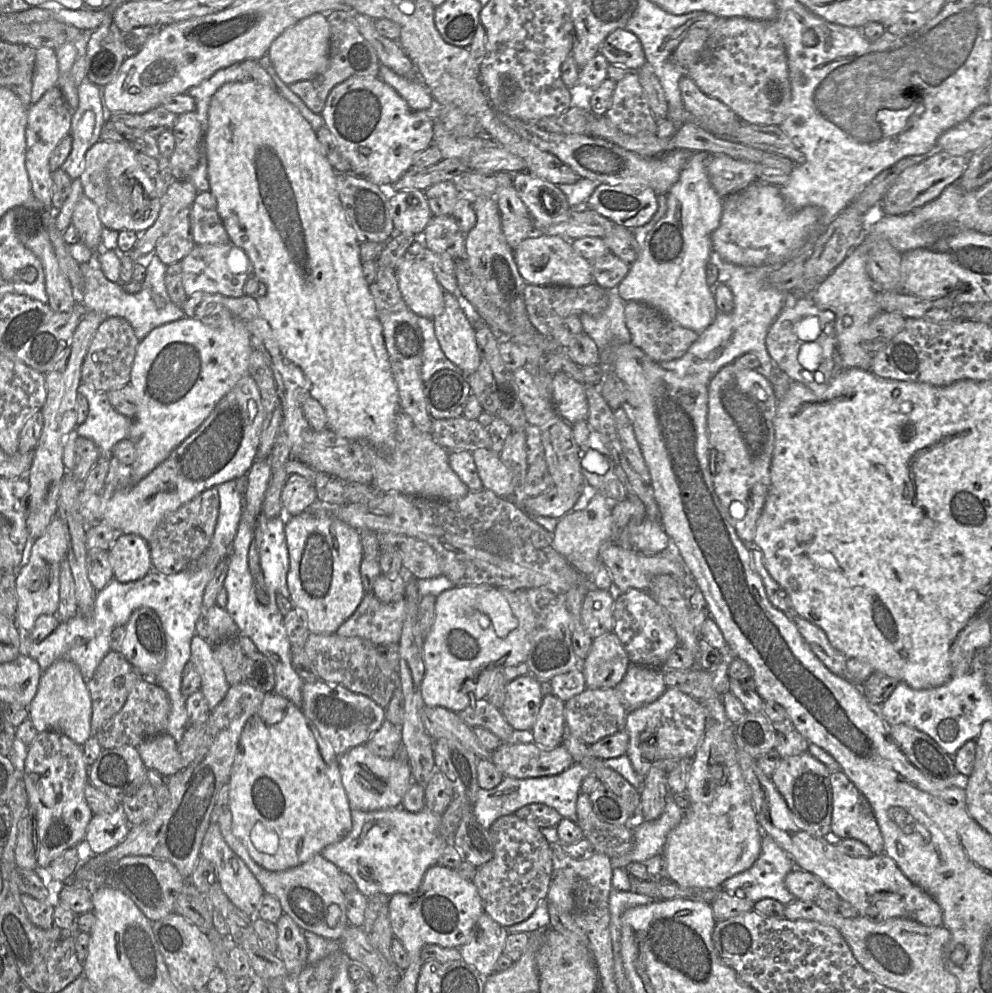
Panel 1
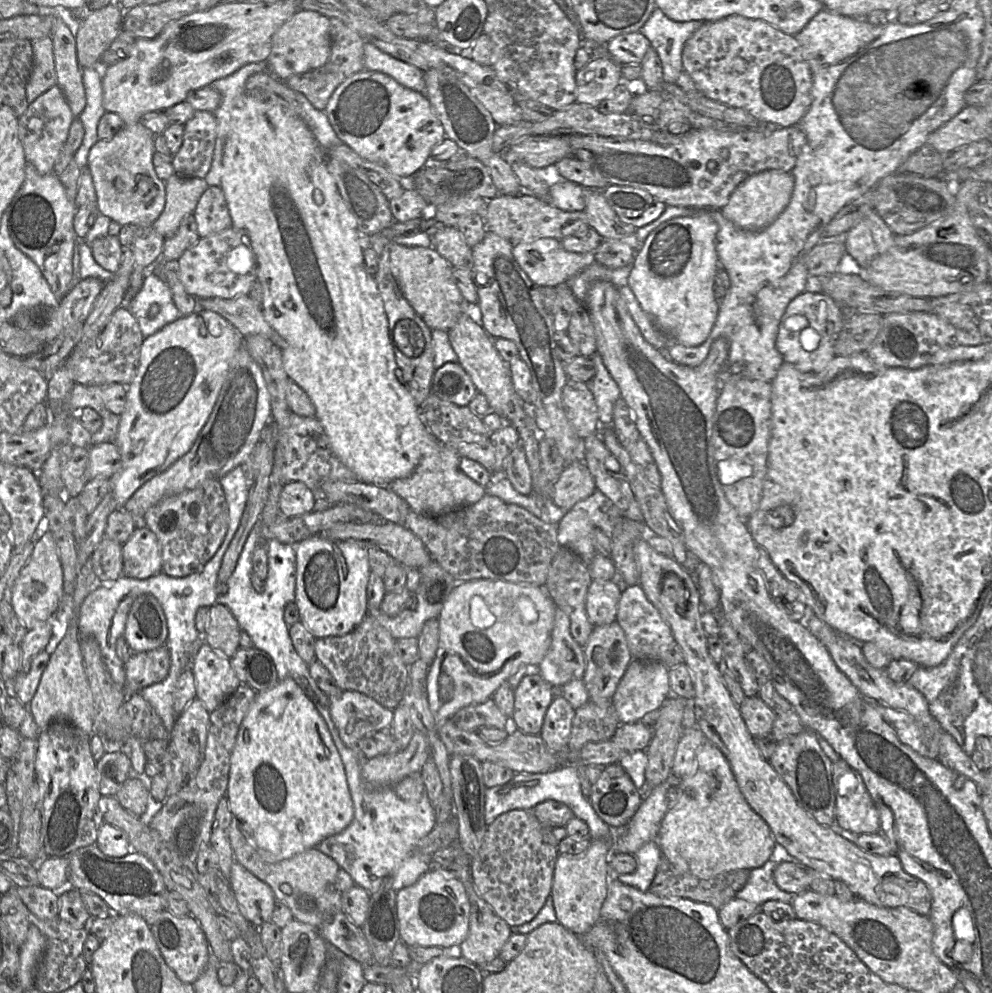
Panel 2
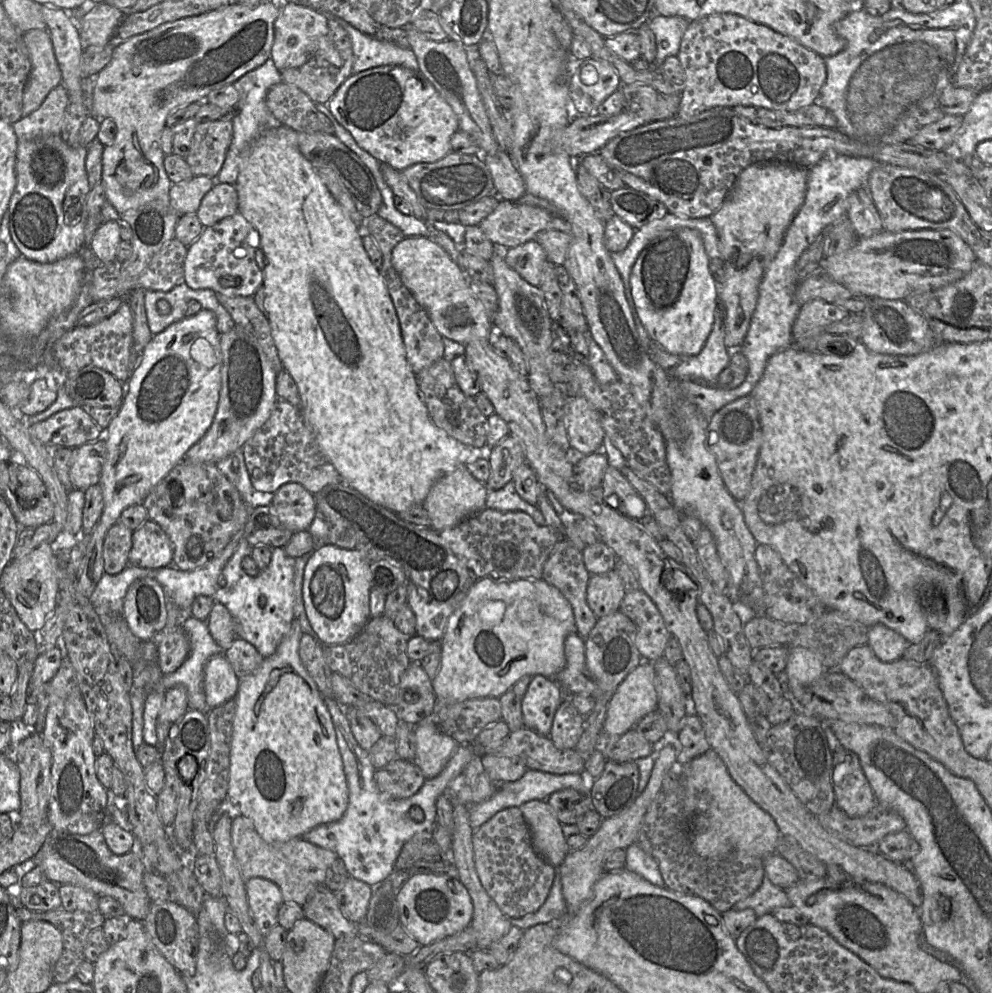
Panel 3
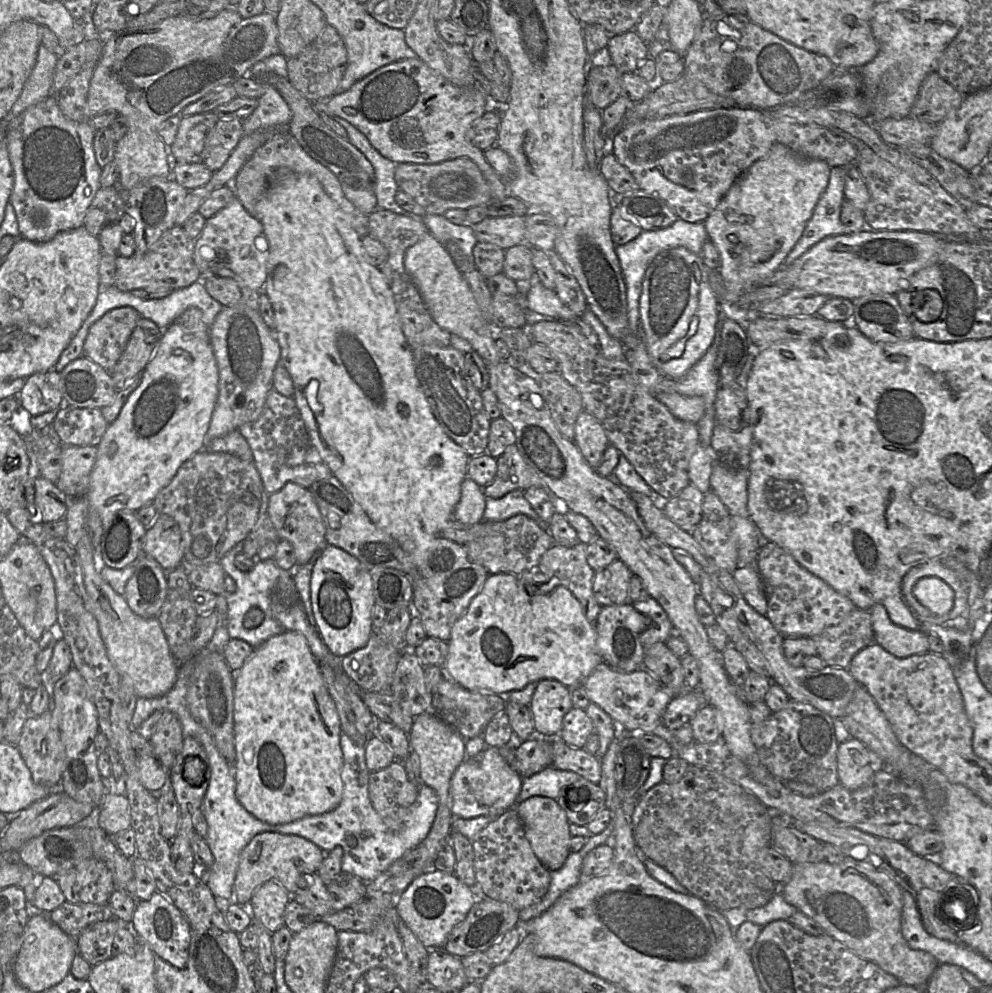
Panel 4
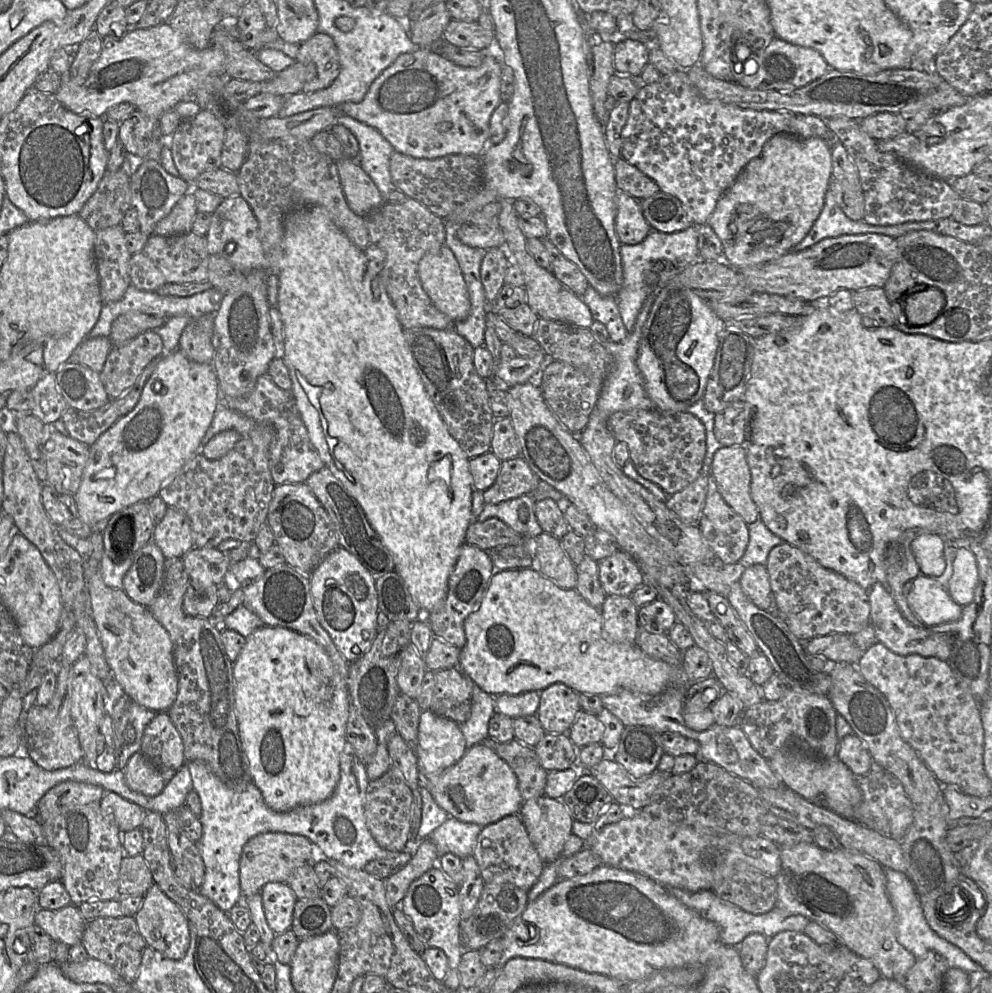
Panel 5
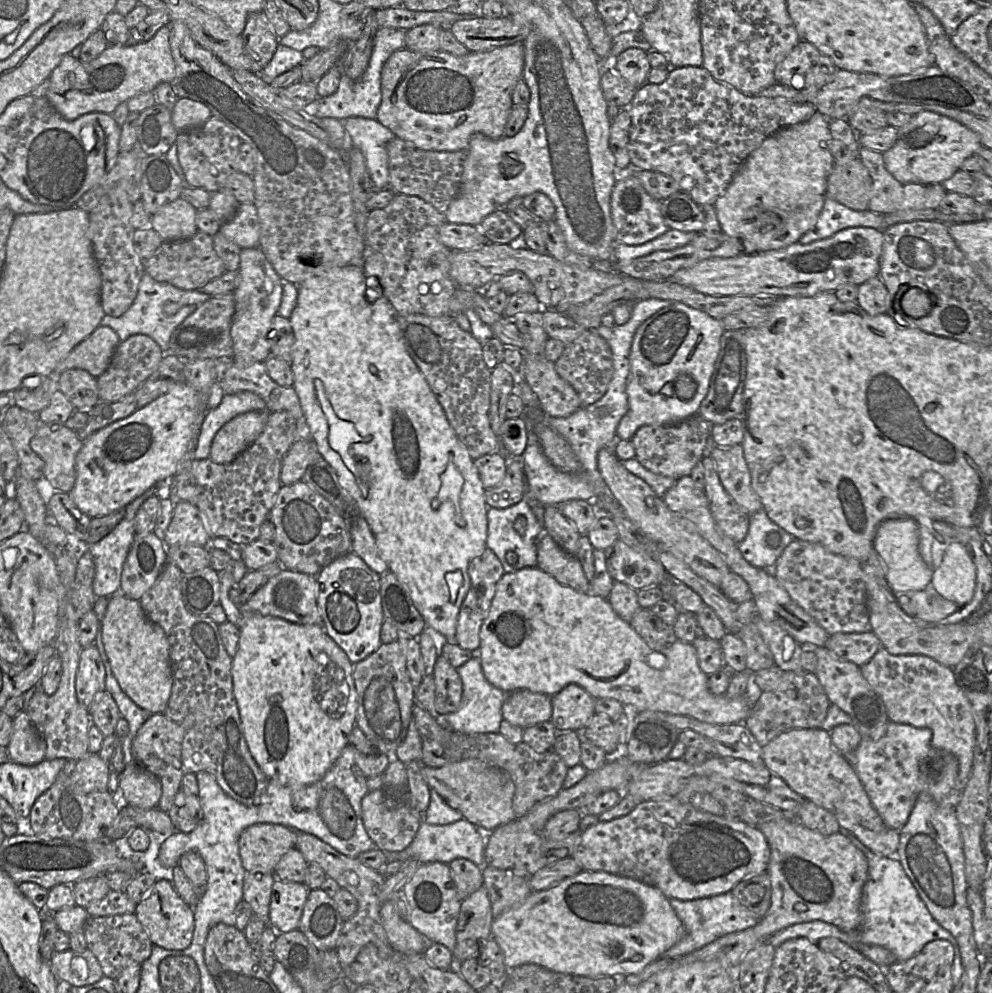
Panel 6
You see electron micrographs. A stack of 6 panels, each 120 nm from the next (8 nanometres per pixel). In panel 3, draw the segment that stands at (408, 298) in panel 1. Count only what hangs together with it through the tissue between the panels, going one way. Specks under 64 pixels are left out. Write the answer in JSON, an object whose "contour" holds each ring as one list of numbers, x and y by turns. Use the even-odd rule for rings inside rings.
{"contour":[[422,236,404,238,392,251,392,265,442,337,462,345,472,340,492,343,496,331,482,303,472,292,469,278,437,243]]}

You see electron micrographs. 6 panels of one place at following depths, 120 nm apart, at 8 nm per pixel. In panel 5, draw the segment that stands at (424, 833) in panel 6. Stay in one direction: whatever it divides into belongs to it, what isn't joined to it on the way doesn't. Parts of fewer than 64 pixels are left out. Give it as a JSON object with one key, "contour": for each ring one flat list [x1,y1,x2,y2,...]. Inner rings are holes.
{"contour":[[449,817,428,837,436,847,438,860,451,853,460,859,473,855,482,827,474,823,461,822]]}

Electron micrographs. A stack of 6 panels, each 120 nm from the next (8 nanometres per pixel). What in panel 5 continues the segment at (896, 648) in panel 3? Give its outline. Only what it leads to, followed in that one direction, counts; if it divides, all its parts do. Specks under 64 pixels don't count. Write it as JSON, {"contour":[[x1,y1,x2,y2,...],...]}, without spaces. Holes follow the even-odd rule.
{"contour":[[877,582,868,590,870,604,870,624,873,626,876,640,890,651,899,655,919,654,924,657,936,657,948,660,953,646,950,634,941,634,908,622,899,610,889,590]]}

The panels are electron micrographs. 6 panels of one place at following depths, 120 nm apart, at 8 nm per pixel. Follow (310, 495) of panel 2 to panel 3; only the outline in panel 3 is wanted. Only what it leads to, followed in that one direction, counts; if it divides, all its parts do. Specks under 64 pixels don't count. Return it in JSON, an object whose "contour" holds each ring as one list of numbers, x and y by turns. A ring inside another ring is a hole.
{"contour":[[299,483,282,485,268,498,268,503,280,522,293,533,308,530,316,516,314,495]]}

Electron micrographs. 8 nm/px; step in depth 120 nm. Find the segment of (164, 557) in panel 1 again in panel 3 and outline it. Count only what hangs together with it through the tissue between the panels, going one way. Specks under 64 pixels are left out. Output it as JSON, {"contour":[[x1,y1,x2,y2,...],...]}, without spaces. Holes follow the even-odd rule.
{"contour":[[180,462,147,494,142,504,148,519,157,523,171,541,172,565,183,571,194,570,218,557,232,537,243,531,251,511,213,462]]}

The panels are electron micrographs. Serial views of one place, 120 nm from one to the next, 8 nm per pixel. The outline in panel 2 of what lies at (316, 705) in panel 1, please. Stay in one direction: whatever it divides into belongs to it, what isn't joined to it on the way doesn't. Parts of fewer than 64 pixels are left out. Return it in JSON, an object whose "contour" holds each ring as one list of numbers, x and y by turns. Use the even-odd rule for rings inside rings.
{"contour":[[351,690,330,698,330,713,342,741,350,748,357,748,367,734,389,730,393,721,392,709,361,692]]}

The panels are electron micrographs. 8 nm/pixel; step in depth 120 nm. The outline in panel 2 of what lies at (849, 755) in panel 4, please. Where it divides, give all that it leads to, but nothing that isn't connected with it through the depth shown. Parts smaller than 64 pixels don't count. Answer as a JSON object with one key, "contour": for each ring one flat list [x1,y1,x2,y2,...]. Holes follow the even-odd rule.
{"contour":[[841,758,833,763,833,784,836,790,835,825,855,835,878,833,880,832,879,813,860,774,855,773,856,784,854,786,839,788,840,777,852,771,854,770]]}

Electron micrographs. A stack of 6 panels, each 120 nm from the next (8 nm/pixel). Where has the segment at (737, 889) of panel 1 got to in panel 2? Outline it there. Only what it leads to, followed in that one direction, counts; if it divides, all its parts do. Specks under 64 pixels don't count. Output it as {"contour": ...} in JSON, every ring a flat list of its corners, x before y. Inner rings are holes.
{"contour":[[775,853,772,859,764,865,752,869,745,886,739,890,735,897,755,903,759,908,769,900,791,903,794,895,781,890,774,881,773,872,778,862,786,857,777,857]]}

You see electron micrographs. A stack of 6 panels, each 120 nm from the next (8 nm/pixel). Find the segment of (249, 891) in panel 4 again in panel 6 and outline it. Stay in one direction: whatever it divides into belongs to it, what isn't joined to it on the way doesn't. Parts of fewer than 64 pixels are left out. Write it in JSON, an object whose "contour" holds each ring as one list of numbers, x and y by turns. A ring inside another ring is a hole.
{"contour":[[253,824,239,837,239,854,246,872,274,873,281,857,296,848,297,832,287,826]]}

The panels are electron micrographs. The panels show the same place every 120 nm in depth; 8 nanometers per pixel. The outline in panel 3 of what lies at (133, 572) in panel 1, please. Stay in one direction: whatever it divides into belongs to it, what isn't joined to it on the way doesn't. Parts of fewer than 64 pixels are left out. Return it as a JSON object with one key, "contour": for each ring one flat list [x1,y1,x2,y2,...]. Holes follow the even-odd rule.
{"contour":[[147,519,133,531,129,565,158,569,172,565,172,544,164,530,154,521]]}

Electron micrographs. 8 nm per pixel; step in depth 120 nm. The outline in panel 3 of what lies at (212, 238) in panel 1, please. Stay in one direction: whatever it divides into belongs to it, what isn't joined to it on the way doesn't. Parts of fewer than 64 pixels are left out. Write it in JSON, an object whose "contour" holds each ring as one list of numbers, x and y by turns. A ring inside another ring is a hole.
{"contour":[[215,181,212,189,203,197,196,215,204,228,212,226,238,211,238,194,233,185]]}

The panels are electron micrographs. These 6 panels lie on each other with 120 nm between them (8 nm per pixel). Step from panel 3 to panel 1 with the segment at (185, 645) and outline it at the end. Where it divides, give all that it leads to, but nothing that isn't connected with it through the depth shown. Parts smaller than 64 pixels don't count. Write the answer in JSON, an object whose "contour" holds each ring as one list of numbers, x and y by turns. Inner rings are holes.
{"contour":[[109,651,87,681,91,697,91,735,123,707,134,685,144,680,121,652]]}

